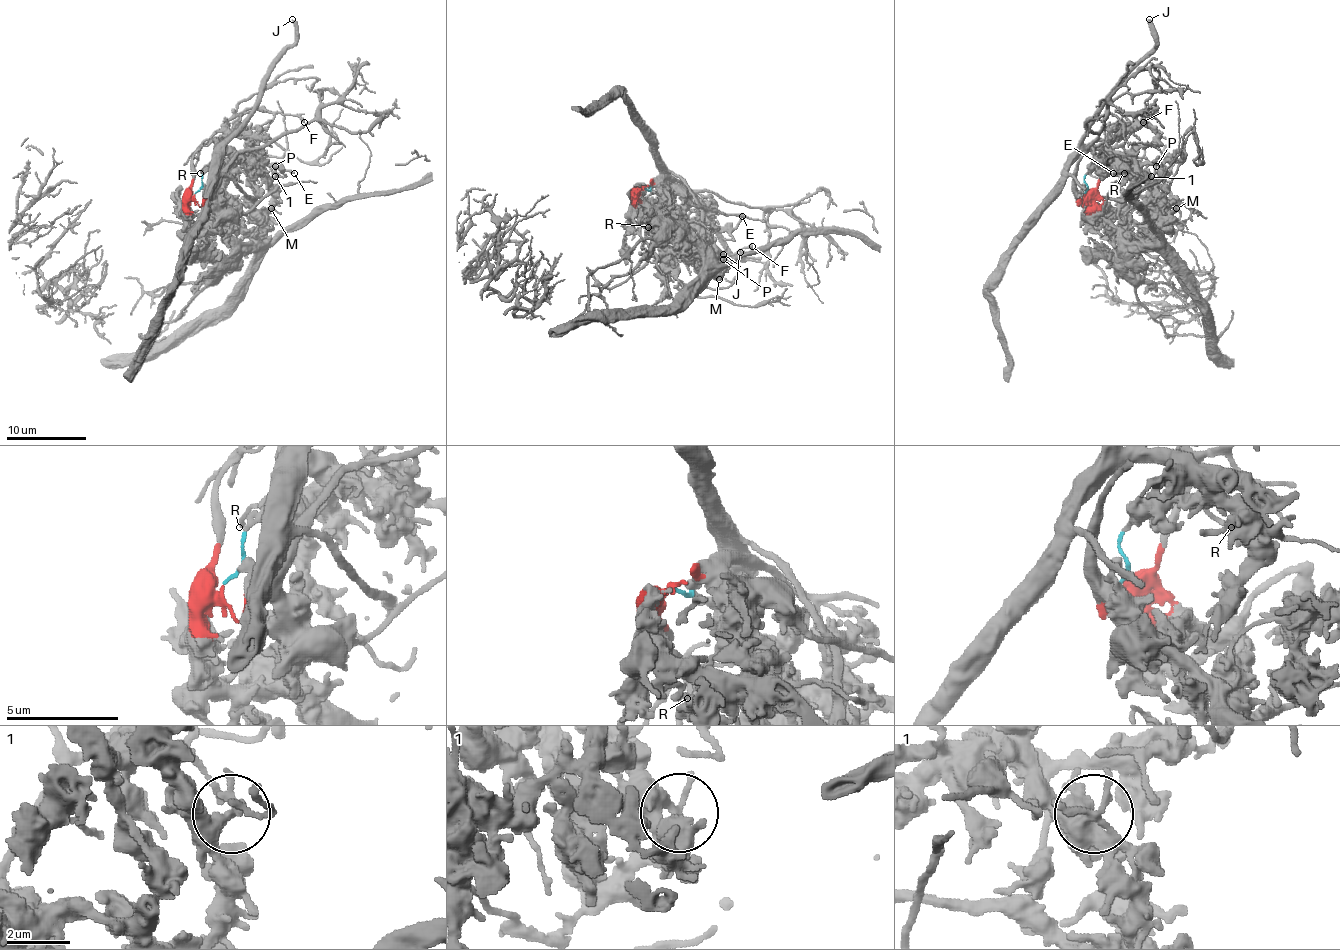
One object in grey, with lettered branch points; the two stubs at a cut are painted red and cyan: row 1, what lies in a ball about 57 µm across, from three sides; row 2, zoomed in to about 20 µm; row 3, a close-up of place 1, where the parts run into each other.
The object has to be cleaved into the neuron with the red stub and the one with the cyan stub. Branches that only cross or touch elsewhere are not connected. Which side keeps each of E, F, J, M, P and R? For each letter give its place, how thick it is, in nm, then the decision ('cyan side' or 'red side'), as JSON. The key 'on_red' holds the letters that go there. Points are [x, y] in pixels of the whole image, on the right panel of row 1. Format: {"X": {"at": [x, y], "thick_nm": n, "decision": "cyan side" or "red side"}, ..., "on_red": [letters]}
{"E": {"at": [1113, 173], "thick_nm": 170, "decision": "cyan side"}, "F": {"at": [1143, 122], "thick_nm": 190, "decision": "red side"}, "J": {"at": [1149, 19], "thick_nm": 400, "decision": "cyan side"}, "M": {"at": [1176, 208], "thick_nm": 500, "decision": "red side"}, "P": {"at": [1156, 166], "thick_nm": 240, "decision": "cyan side"}, "R": {"at": [1124, 173], "thick_nm": 190, "decision": "cyan side"}, "on_red": ["F", "M"]}

